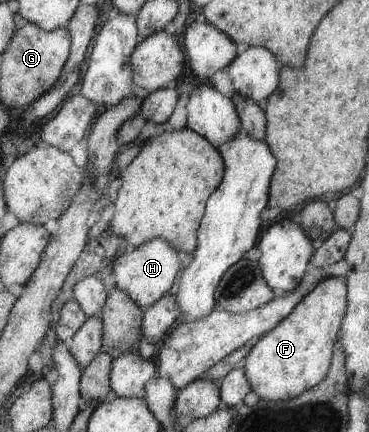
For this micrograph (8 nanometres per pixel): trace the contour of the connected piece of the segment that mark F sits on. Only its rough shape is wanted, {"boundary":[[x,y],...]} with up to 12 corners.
{"boundary":[[345,278],[319,281],[219,384],[288,400],[329,375]]}

